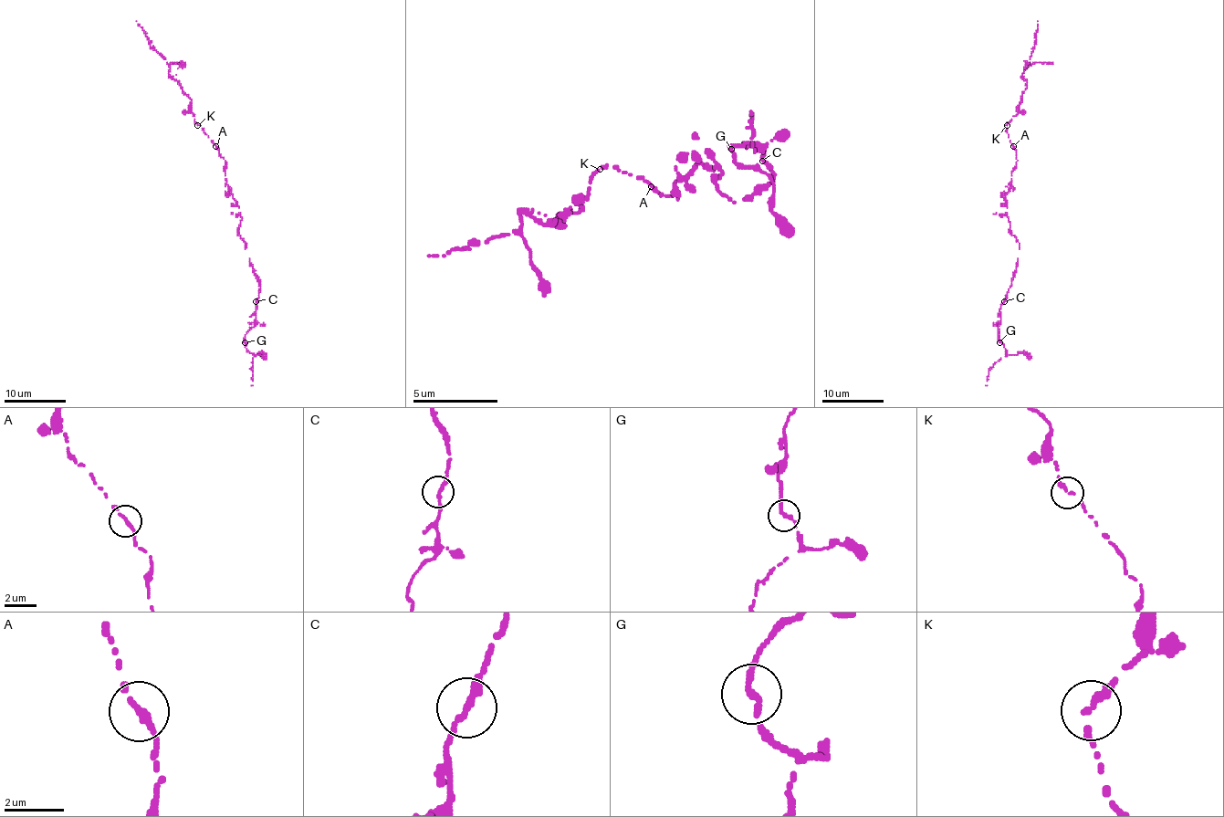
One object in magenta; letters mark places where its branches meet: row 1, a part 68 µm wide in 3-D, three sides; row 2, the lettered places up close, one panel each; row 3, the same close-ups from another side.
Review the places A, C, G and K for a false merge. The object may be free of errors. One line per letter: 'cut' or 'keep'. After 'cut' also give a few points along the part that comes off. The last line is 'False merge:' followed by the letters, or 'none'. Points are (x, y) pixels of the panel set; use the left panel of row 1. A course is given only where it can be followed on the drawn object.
A: keep
C: keep
G: keep
K: keep
False merge: none

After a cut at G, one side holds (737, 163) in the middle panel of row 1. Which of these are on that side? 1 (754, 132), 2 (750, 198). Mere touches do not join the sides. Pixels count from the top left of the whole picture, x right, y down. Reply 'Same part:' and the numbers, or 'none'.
Same part: 1

